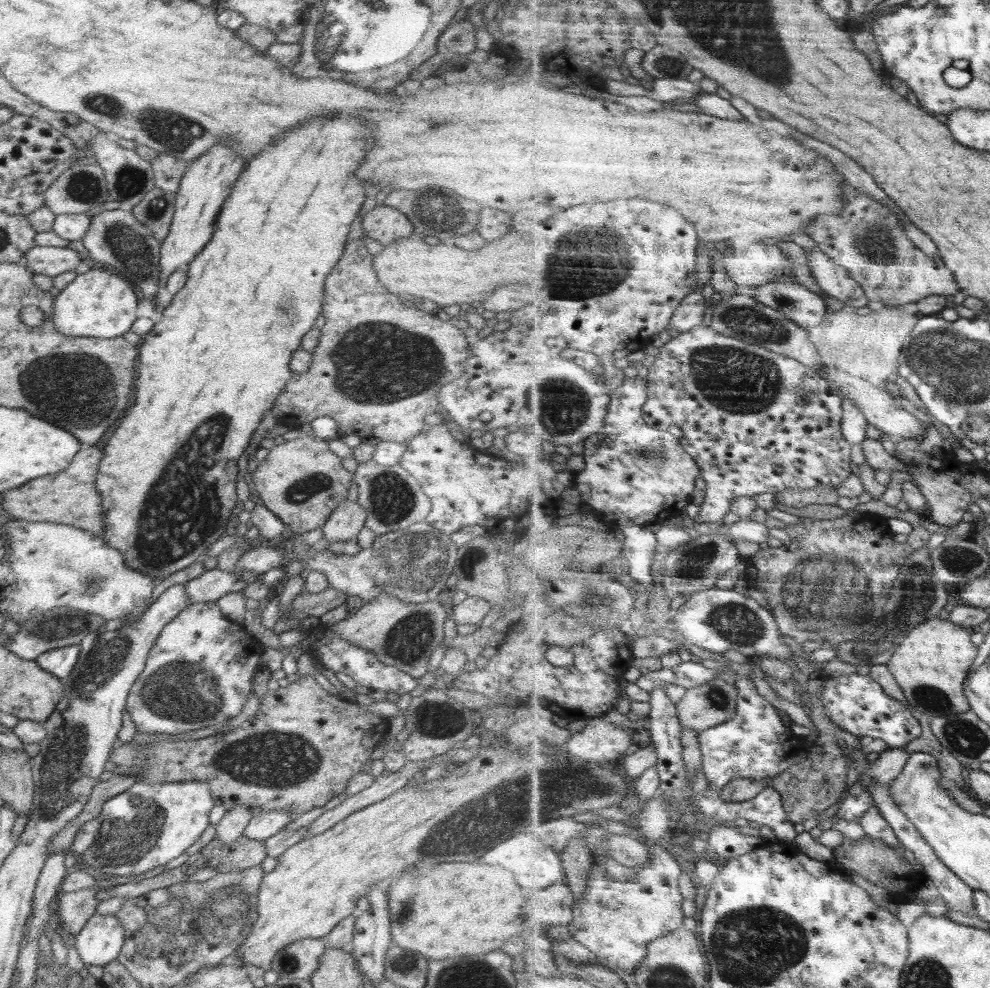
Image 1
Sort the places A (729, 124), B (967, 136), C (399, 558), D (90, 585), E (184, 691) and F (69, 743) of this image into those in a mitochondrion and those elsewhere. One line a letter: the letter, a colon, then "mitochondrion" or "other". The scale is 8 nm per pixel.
A: other
B: other
C: mitochondrion
D: mitochondrion
E: mitochondrion
F: mitochondrion

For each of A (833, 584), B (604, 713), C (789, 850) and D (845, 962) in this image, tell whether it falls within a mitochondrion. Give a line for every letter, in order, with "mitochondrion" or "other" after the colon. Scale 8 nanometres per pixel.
A: mitochondrion
B: other
C: other
D: other

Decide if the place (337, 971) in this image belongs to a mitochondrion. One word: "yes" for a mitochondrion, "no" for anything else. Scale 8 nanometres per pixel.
no

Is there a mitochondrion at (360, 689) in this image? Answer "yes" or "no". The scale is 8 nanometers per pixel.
no

